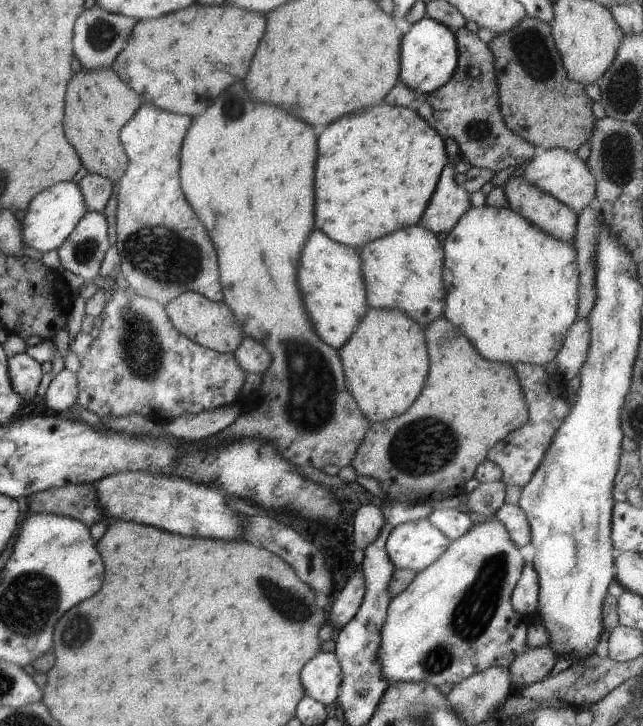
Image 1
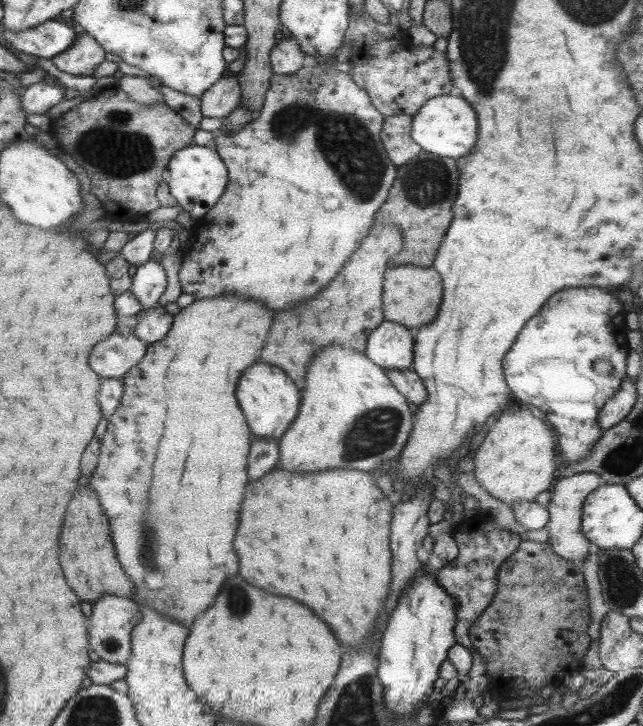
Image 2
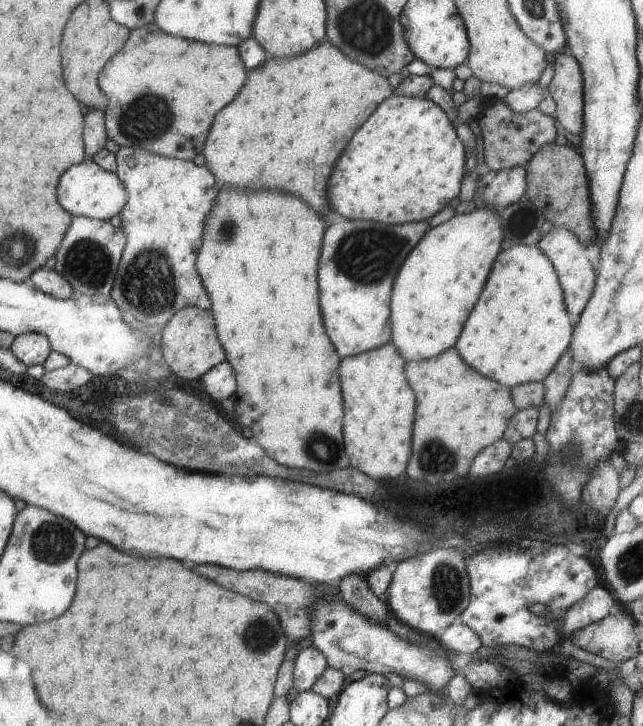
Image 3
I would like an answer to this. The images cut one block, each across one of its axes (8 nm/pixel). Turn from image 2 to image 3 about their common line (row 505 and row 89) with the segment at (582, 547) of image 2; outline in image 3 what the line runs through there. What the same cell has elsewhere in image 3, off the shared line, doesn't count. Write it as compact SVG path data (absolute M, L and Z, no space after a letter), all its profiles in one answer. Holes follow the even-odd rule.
M567 52L552 57L553 76L546 92L555 103L553 117L569 134L580 135L583 122L582 74L579 63Z

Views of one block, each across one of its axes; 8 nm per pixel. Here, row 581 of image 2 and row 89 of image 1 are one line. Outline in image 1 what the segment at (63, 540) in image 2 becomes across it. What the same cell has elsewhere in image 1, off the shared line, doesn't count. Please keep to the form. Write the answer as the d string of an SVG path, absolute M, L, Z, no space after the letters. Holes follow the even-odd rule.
M81 68L75 72L65 90L65 118L63 130L69 144L79 154L81 165L88 173L107 178L117 183L127 168L127 156L119 142L119 131L133 116L142 103L140 96L135 96L110 68Z

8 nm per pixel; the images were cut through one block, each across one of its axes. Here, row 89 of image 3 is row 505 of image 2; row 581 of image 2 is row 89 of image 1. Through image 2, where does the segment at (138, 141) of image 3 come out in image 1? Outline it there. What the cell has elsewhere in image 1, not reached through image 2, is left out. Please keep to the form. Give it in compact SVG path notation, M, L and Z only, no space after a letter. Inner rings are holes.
M191 4L185 10L171 12L153 20L139 20L125 46L115 56L111 69L133 90L143 96L142 103L151 104L159 110L183 114L191 119L199 116L211 102L229 86L245 76L245 68L251 62L255 46L263 34L263 18L259 14L243 12L235 6L199 6Z

